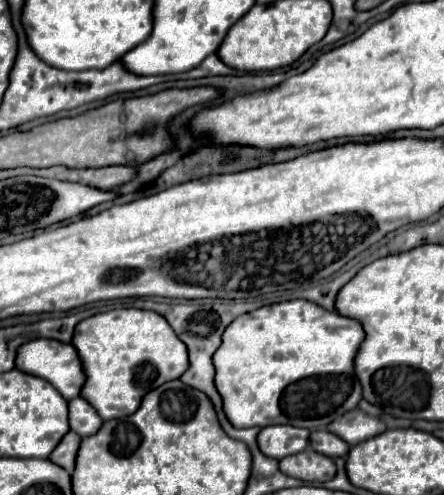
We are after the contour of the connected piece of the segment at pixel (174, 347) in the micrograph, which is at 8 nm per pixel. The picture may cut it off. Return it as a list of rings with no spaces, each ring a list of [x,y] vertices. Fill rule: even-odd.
[[[114,309],[80,321],[74,329],[72,345],[82,359],[86,383],[80,397],[86,399],[104,421],[132,415],[142,397],[178,379],[188,369],[188,351],[168,327],[166,319],[154,311]]]

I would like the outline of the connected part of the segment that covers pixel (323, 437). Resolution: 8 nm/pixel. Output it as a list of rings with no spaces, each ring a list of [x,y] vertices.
[[[322,429],[322,431],[312,431],[310,435],[312,435],[310,447],[312,447],[314,451],[326,455],[326,457],[332,457],[332,459],[336,459],[336,457],[346,457],[346,453],[348,453],[348,449],[350,449],[340,437],[332,435],[330,431],[324,431],[324,429]]]

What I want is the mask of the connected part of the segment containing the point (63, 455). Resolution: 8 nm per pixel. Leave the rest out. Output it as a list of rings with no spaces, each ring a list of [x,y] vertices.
[[[68,431],[68,435],[64,435],[64,439],[56,445],[56,449],[52,451],[52,457],[48,457],[48,459],[52,459],[52,463],[64,467],[66,471],[72,471],[78,447],[80,447],[80,435]]]

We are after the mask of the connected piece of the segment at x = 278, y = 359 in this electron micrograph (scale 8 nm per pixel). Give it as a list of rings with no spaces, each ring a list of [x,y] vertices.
[[[306,299],[282,301],[282,303],[268,305],[268,307],[260,307],[252,313],[246,313],[246,315],[240,315],[238,319],[234,319],[228,325],[228,331],[224,331],[224,339],[222,339],[220,349],[216,351],[216,355],[212,355],[212,361],[216,367],[216,391],[222,397],[222,407],[224,407],[228,421],[234,427],[268,427],[268,425],[276,425],[276,423],[288,423],[294,427],[304,427],[308,431],[312,431],[314,427],[326,427],[336,417],[354,409],[358,405],[358,401],[362,399],[362,387],[354,375],[354,355],[356,355],[362,339],[364,339],[364,331],[356,319],[348,319],[348,317],[342,317],[334,311],[326,311],[324,307],[320,307],[312,301],[306,301]]]

